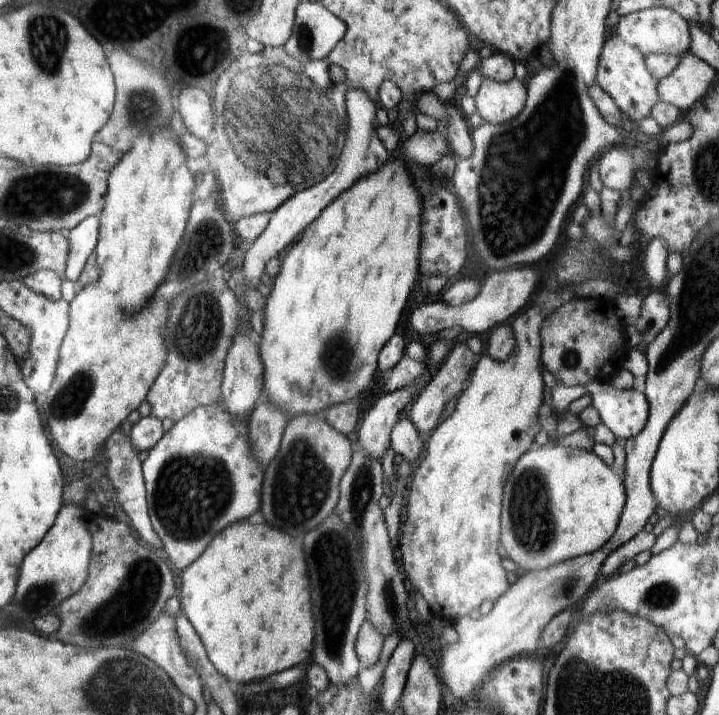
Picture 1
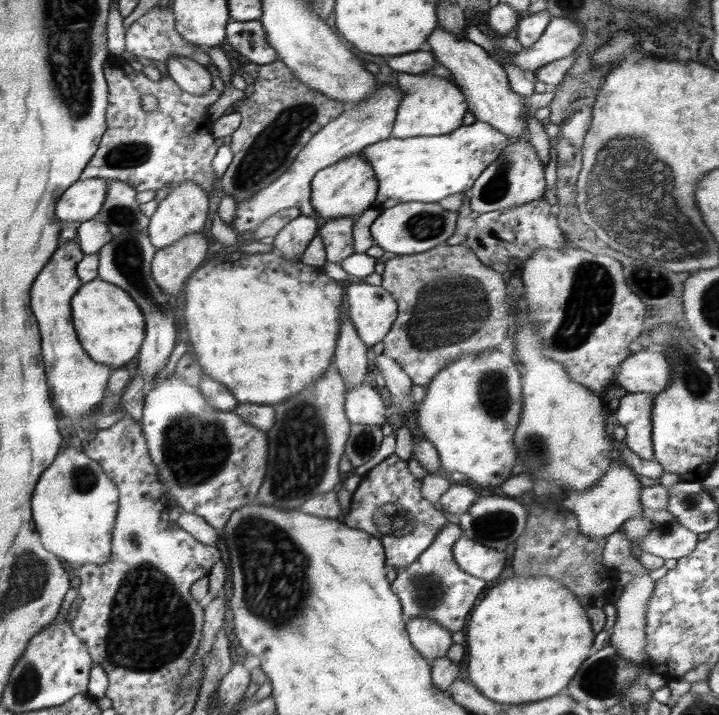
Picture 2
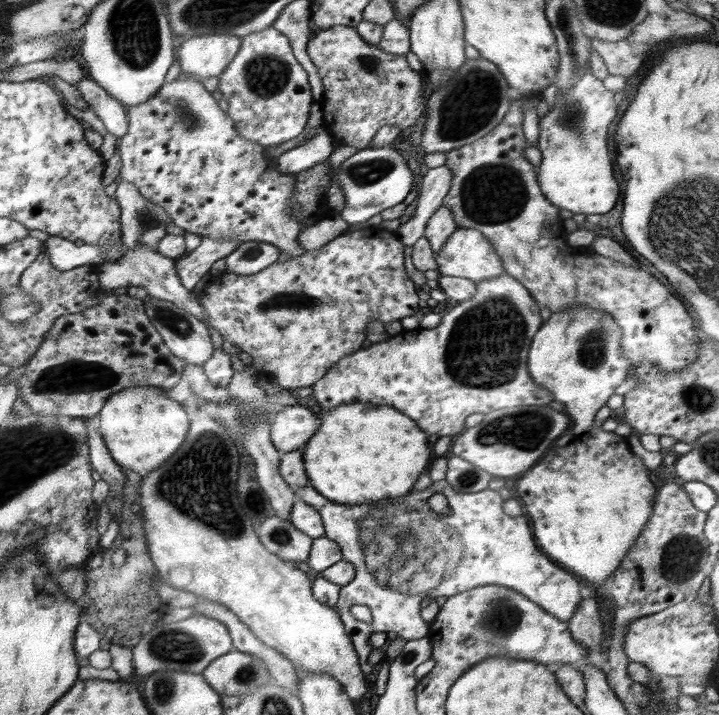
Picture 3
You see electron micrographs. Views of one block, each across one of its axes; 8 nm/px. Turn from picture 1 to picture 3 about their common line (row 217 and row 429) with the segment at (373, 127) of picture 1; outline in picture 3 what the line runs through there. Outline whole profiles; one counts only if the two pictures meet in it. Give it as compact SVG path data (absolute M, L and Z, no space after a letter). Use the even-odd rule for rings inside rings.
M304 404L278 408L272 418L270 439L280 454L302 450L316 434L322 420Z

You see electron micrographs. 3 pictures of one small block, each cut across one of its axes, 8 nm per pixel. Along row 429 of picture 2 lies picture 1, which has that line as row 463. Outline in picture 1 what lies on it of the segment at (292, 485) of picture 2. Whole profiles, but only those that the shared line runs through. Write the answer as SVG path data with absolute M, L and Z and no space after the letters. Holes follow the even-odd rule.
M296 414L289 420L276 452L276 458L264 472L262 514L272 528L284 534L304 536L332 515L339 499L342 476L350 466L354 444L352 437L332 428L320 414Z

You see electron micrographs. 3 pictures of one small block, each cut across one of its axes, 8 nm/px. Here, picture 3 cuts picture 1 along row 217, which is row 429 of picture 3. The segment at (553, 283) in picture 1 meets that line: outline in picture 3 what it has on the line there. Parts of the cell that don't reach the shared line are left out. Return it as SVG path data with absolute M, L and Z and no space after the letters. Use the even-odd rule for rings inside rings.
M590 427L590 430L586 430L582 434L576 436L576 440L564 448L556 448L556 450L550 450L544 458L541 459L540 464L536 464L532 470L528 470L516 488L516 496L522 500L522 504L526 507L526 512L528 516L532 519L532 524L534 525L534 536L537 540L537 544L540 546L542 552L546 553L551 559L553 559L558 565L574 575L584 576L585 580L590 581L595 586L607 586L610 581L610 576L618 570L622 558L630 551L630 548L634 546L636 538L640 536L640 533L646 527L648 520L652 517L652 512L654 512L654 502L656 496L656 486L650 481L650 472L646 466L644 466L643 460L635 454L632 454L631 448L628 444L626 437L622 437L616 434L614 431L606 432L602 430L601 427Z

